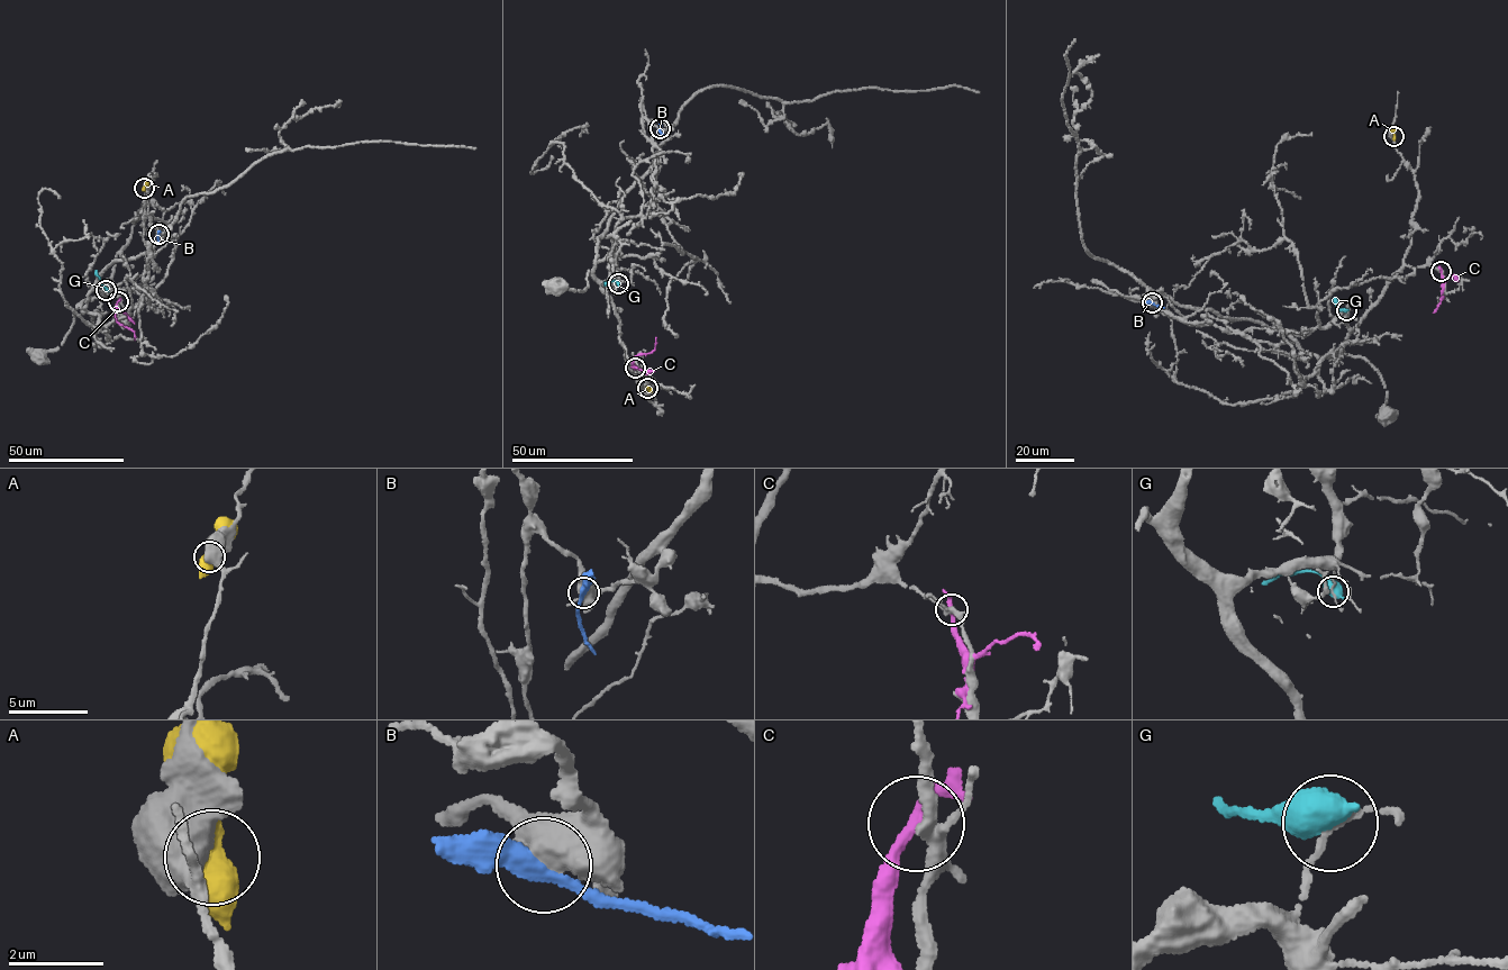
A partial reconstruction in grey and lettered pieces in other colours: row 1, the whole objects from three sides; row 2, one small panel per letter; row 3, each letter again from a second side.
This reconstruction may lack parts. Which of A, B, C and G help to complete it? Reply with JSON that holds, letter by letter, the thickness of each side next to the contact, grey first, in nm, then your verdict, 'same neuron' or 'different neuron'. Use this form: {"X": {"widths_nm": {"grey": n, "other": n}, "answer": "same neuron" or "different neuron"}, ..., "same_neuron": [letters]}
{"A": {"widths_nm": {"grey": 700, "other": 480}, "answer": "different neuron"}, "B": {"widths_nm": {"grey": 400, "other": 360}, "answer": "different neuron"}, "C": {"widths_nm": {"grey": 280, "other": 240}, "answer": "different neuron"}, "G": {"widths_nm": {"grey": 110, "other": 700}, "answer": "different neuron"}, "same_neuron": []}

